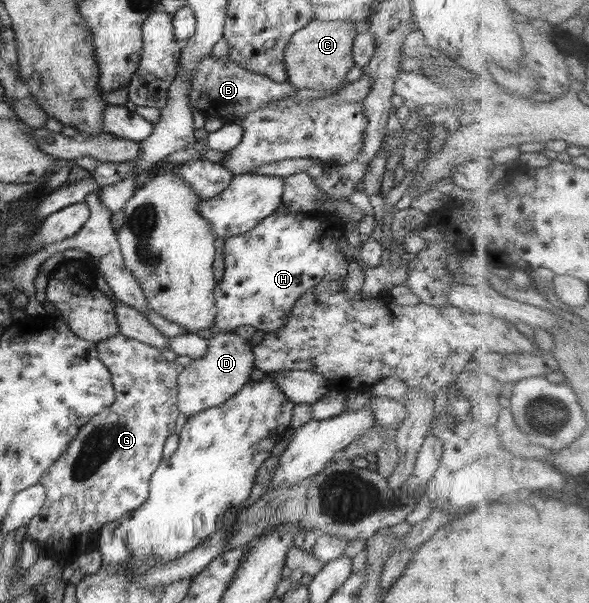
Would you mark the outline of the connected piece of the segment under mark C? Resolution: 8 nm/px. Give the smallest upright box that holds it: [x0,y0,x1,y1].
[284,20,357,95]

